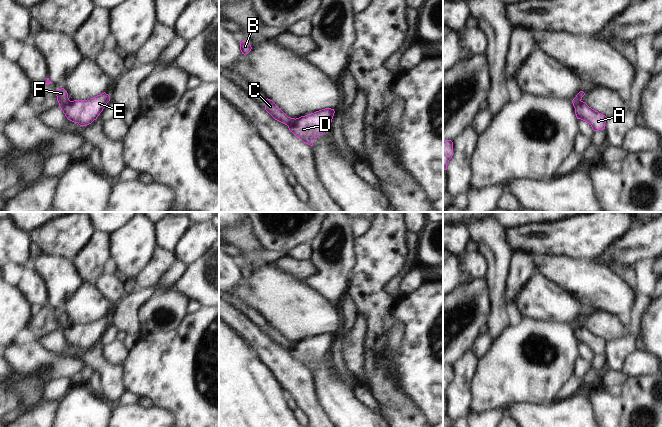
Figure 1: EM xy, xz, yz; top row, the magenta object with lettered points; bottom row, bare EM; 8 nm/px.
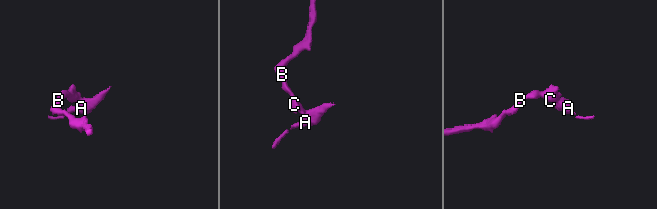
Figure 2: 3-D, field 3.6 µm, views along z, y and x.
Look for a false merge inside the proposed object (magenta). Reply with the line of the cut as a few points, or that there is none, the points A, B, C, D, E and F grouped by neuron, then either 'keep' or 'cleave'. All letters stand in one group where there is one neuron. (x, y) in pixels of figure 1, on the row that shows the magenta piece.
cut in xy along (70, 101), (61, 108); A D E / B C F; cleave

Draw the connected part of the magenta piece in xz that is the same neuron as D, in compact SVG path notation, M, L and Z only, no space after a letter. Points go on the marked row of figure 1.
M325 108L296 118L294 122L288 125L288 128L304 143L312 146L314 139L329 129L334 113L334 109Z

